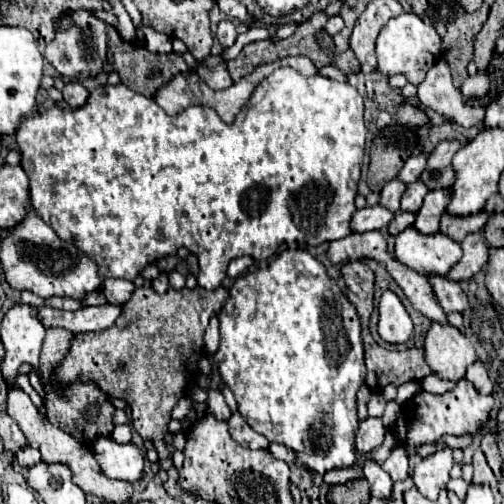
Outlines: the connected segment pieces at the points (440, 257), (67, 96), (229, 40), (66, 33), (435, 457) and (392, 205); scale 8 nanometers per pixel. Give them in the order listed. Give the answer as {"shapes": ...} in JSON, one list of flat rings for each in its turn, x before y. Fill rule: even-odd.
{"shapes":[[[413,226,397,234,395,258,405,266,411,266,419,274,445,276,463,256,463,248,453,238,437,234,421,234]],[[67,82,63,88,63,100,71,106,71,108,79,108,87,102,89,92,79,84,79,82]],[[229,20,219,22,219,28,217,28,215,36,217,36,217,40,219,40,219,44,221,44,223,48,231,48,231,46,235,44,235,40,237,40,235,24,233,24,233,22,229,22]],[[75,10,73,12,73,28,71,30,57,30,55,40,45,46,43,56,53,64,53,68,71,78,71,80,85,80,95,78,107,60,107,34,105,34,105,22,91,16,87,10]],[[445,446,441,450,435,450,431,456,421,458,413,470,415,486,423,496,429,500,437,500,439,490,449,482,449,472,453,468,451,448]],[[395,178,395,180,391,180,391,182,387,182,385,186,383,186,383,190,381,190,381,206,385,206,385,208,389,208,389,210,393,210,393,212,397,212,399,210,399,204,401,204,401,196,403,196,403,192,405,192,405,184,399,180,399,178]]]}

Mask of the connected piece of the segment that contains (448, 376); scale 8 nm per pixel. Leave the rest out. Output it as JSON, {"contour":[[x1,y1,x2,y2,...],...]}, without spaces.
{"contour":[[433,322,425,336,425,358,431,370,443,380,461,380,471,362,477,360,475,348,455,326]]}

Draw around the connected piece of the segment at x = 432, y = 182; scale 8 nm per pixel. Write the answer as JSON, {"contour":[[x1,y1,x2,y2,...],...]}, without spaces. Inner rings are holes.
{"contour":[[443,140,437,144,437,148,431,152,427,160,427,168,421,174,421,180,431,188,449,188,453,186,457,172,451,166,453,154,461,148,463,144,459,140]]}

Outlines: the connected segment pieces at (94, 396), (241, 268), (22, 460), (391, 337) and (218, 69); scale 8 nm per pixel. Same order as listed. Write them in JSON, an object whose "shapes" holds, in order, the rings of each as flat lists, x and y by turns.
{"shapes":[[[75,382,75,384,69,384,65,386,65,392,67,396,65,398,59,398,55,394,49,394,47,396,47,402,45,402,45,408,47,408,47,420,69,432,79,444,91,448,93,442,99,438,99,436,111,436,113,432,113,422,111,422,111,416,115,412,115,408,111,406,111,402,107,400,107,394,103,394,95,384,91,382]],[[241,256,241,258,235,258,231,260,229,268,227,268,227,276,229,278,239,278,247,272,247,268,253,264,253,258,247,258,247,256]],[[31,446,21,448,21,450,15,454,15,458,17,458,17,462,19,462,23,468,29,468,29,466,33,466,33,464,41,462,39,450,35,450,35,448,31,448]],[[385,290,379,302,379,336,389,344,403,344,413,334,413,322,401,300]],[[209,56,205,58,197,70,199,78,213,90,223,90,223,88,229,88,233,84,231,76,229,76,229,70,227,70,227,64,221,56]]]}

